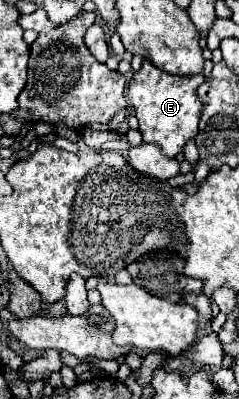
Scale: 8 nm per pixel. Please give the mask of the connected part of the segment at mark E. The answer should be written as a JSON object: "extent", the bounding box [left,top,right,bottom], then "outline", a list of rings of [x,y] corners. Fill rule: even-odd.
{"extent":[127,60,205,158],"outline":[[[143,60],[141,70],[133,72],[133,78],[127,86],[127,96],[135,108],[135,116],[139,118],[139,130],[143,134],[143,142],[159,144],[169,158],[181,152],[187,140],[197,136],[203,102],[195,90],[203,82],[205,82],[203,74],[173,76],[153,66],[149,60]]]}

